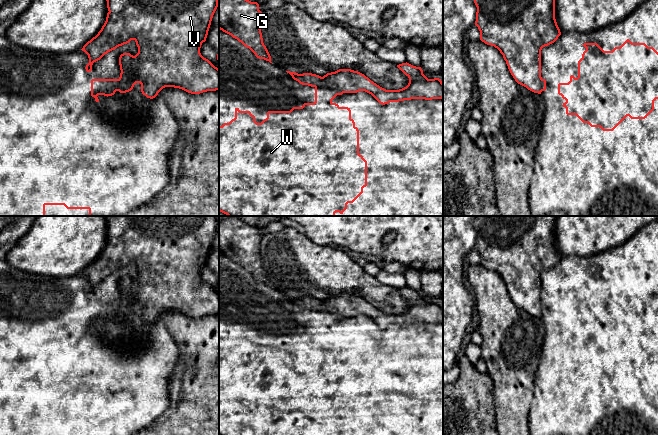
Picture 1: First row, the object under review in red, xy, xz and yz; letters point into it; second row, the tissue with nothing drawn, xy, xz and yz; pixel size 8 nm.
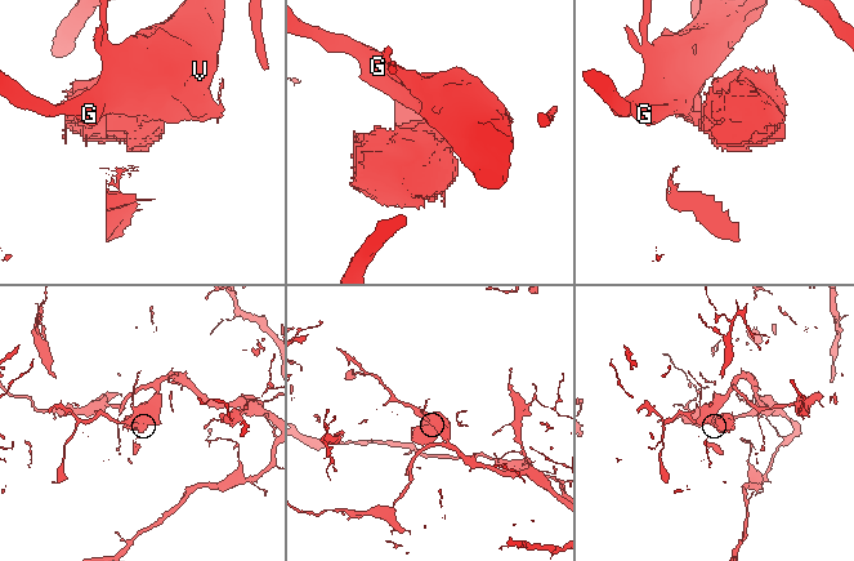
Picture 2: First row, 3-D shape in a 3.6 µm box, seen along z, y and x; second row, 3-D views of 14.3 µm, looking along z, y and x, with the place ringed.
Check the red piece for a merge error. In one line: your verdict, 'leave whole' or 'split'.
split

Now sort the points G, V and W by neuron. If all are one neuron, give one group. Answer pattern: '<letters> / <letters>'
G V / W

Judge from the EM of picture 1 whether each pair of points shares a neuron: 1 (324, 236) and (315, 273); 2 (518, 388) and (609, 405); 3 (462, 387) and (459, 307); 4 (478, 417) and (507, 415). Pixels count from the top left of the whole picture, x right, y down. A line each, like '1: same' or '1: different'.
1: different
2: different
3: different
4: different

